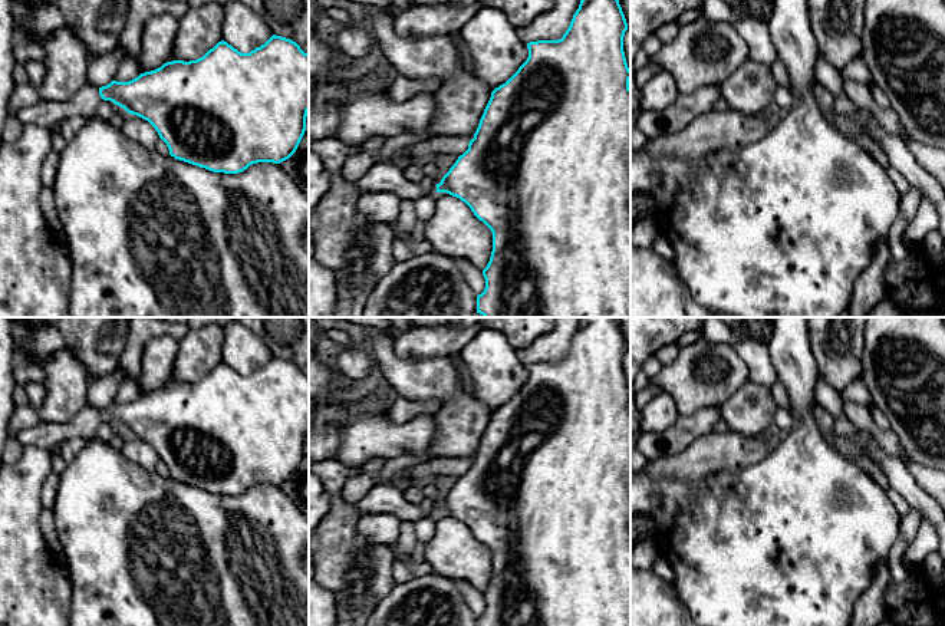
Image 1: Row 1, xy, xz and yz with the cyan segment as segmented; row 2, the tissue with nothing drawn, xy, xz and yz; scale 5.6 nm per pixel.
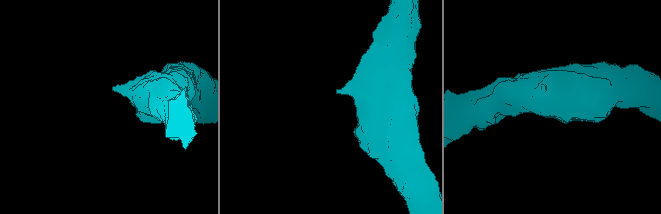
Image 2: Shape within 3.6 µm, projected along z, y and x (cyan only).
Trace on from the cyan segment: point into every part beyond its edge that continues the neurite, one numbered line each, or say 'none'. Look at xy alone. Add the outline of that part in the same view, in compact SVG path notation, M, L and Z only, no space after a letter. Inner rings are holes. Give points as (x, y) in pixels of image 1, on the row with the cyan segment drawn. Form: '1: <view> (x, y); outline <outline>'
1: xy (46, 114); outline M85 85L66 101L43 101L24 106L11 116L23 125L37 125L40 128L59 128L70 116L89 116L98 105L103 102L99 88Z

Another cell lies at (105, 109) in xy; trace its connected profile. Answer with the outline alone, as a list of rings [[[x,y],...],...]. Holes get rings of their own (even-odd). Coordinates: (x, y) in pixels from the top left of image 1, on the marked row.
[[[103,101],[98,105],[98,108],[93,111],[93,113],[105,121],[106,123],[111,123],[113,111],[115,111],[115,103],[111,101]]]

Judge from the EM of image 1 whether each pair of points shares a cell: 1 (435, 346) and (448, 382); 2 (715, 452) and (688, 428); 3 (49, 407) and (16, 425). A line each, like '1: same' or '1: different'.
1: different
2: different
3: different

